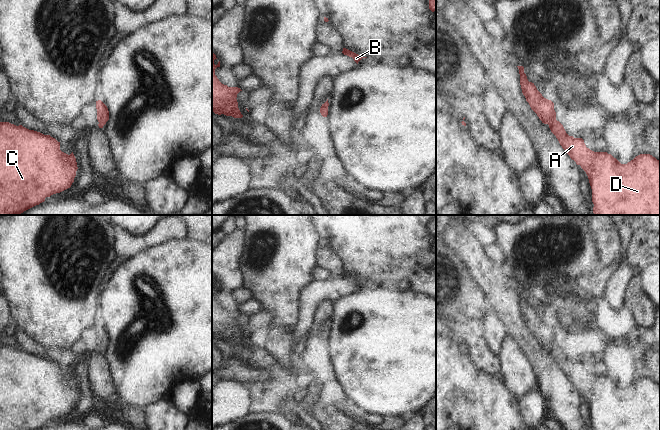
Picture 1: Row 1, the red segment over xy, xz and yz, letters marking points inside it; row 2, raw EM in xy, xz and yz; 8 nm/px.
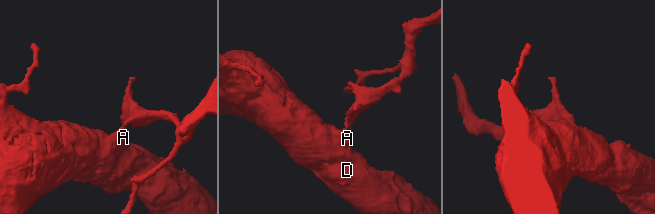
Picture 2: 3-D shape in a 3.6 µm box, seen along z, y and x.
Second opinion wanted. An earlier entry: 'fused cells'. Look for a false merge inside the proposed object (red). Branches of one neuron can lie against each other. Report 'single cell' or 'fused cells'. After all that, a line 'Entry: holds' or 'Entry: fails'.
single cell
Entry: fails

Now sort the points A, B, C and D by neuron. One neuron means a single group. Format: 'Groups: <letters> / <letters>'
Groups: A B C D

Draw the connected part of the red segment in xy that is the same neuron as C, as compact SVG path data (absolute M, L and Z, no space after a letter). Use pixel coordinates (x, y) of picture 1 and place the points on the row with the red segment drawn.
M0 122L0 215L19 215L44 202L46 197L70 188L77 169L73 152L70 155L62 152L55 138L22 125Z

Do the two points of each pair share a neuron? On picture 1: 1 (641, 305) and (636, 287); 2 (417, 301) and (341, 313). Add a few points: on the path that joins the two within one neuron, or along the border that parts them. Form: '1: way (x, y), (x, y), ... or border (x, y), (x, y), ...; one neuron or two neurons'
1: way (638, 301), (636, 299), (636, 291); one neuron
2: way (398, 309), (360, 309); one neuron

